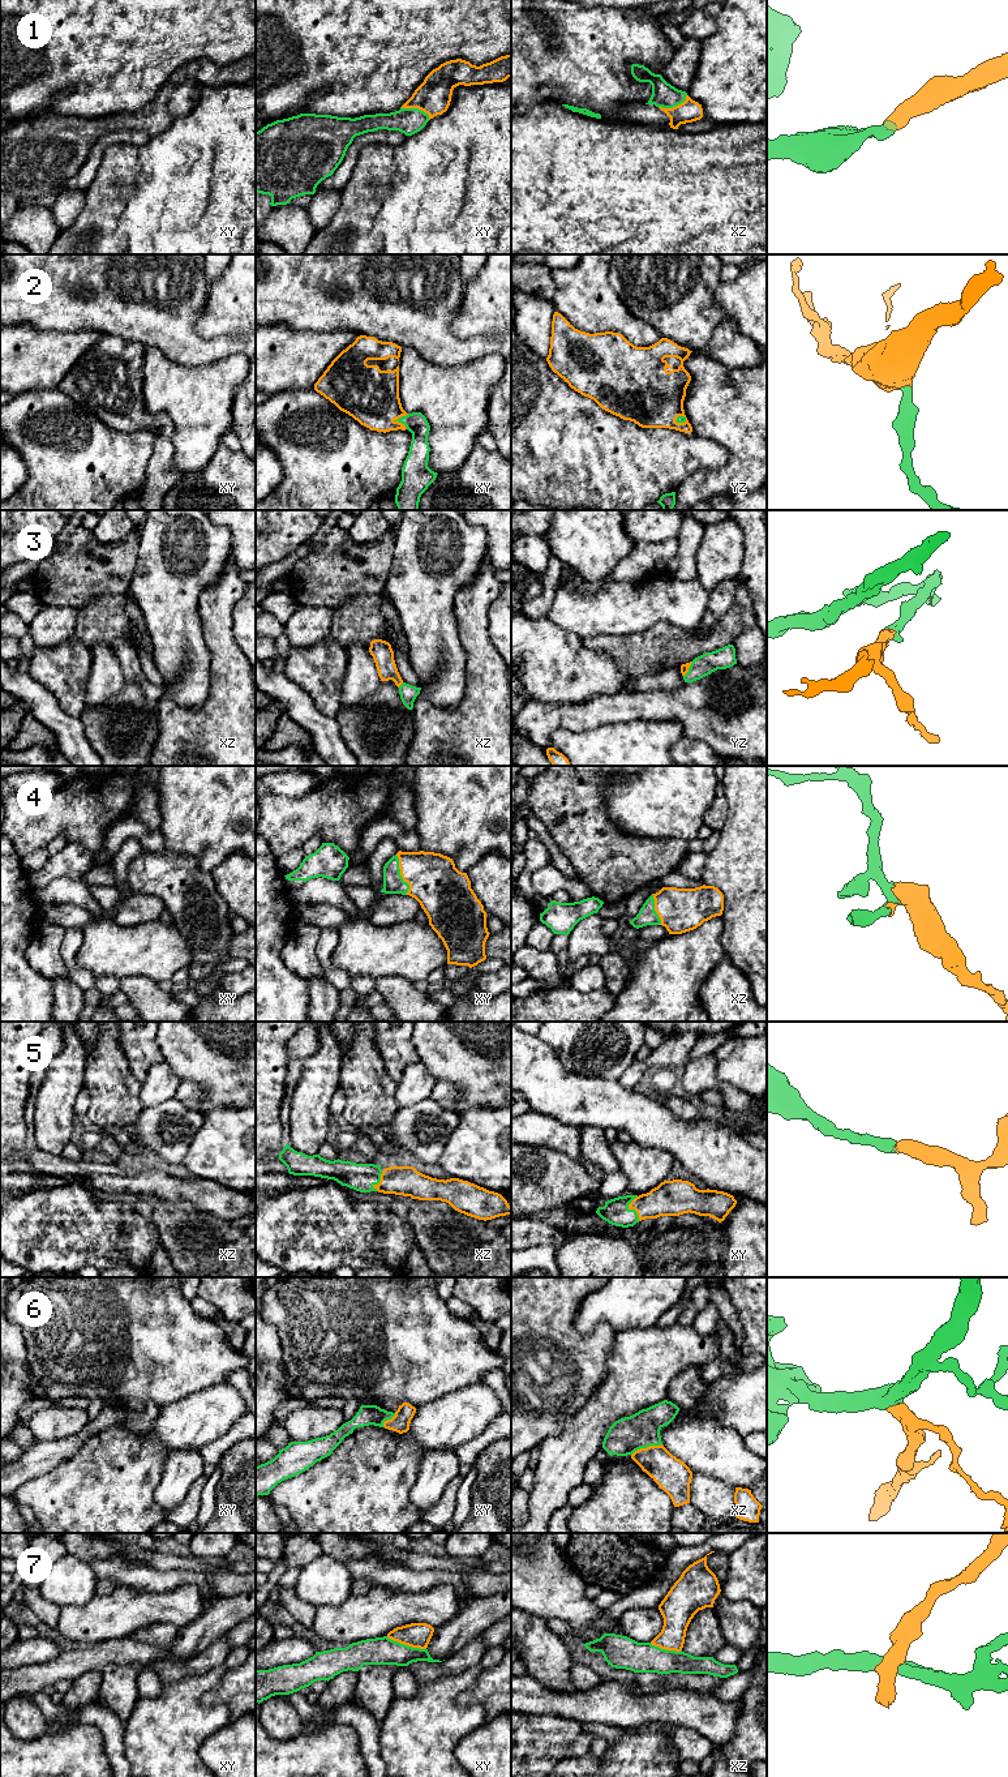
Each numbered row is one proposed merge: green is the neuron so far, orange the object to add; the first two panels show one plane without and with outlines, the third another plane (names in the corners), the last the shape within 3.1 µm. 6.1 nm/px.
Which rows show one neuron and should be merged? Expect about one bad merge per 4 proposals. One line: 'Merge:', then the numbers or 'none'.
Merge: 1, 2, 3, 4, 5, 6

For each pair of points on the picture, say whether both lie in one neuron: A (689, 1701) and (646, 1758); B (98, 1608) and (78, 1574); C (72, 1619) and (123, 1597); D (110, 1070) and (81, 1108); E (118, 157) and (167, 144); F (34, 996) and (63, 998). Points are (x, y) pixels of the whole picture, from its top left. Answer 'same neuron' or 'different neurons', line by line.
A: different neurons
B: different neurons
C: same neuron
D: different neurons
E: different neurons
F: different neurons

